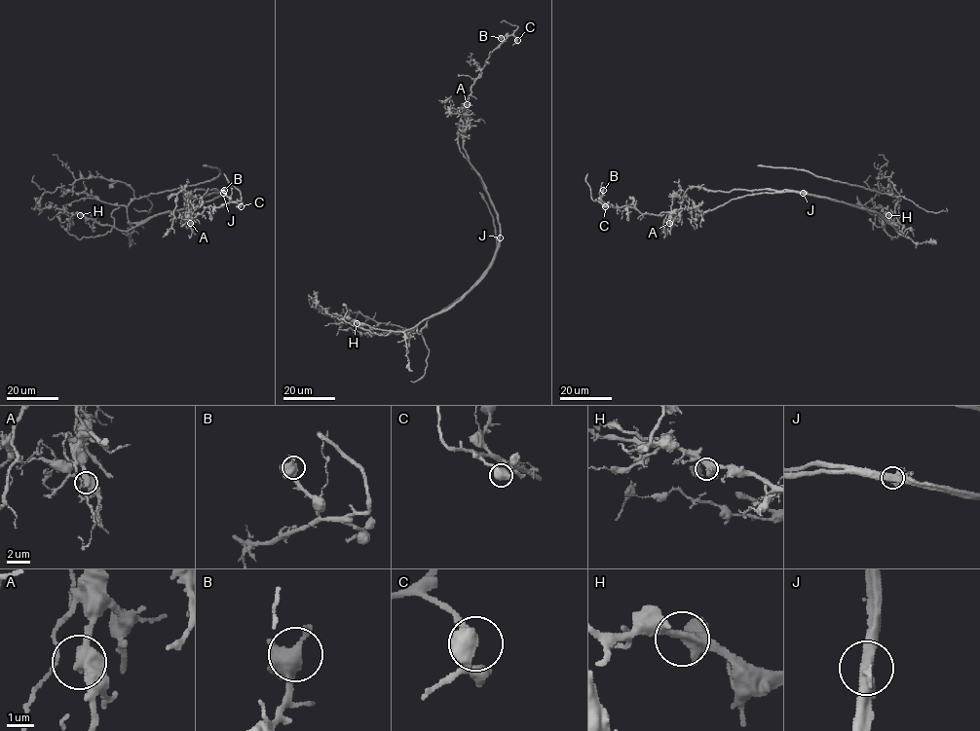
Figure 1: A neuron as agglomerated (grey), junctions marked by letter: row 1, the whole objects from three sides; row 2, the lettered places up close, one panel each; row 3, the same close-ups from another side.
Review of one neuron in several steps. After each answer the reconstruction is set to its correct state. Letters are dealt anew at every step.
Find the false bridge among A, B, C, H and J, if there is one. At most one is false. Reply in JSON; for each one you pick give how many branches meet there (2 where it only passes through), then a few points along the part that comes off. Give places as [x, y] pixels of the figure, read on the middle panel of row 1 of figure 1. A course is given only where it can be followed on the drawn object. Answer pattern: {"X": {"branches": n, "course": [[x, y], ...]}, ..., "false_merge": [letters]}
{"J": {"branches": 2, "course": [[500, 237], [498, 214], [470, 162], [463, 133], [471, 86], [489, 54], [517, 29], [505, 20], [500, 22]]}, "false_merge": ["J"]}

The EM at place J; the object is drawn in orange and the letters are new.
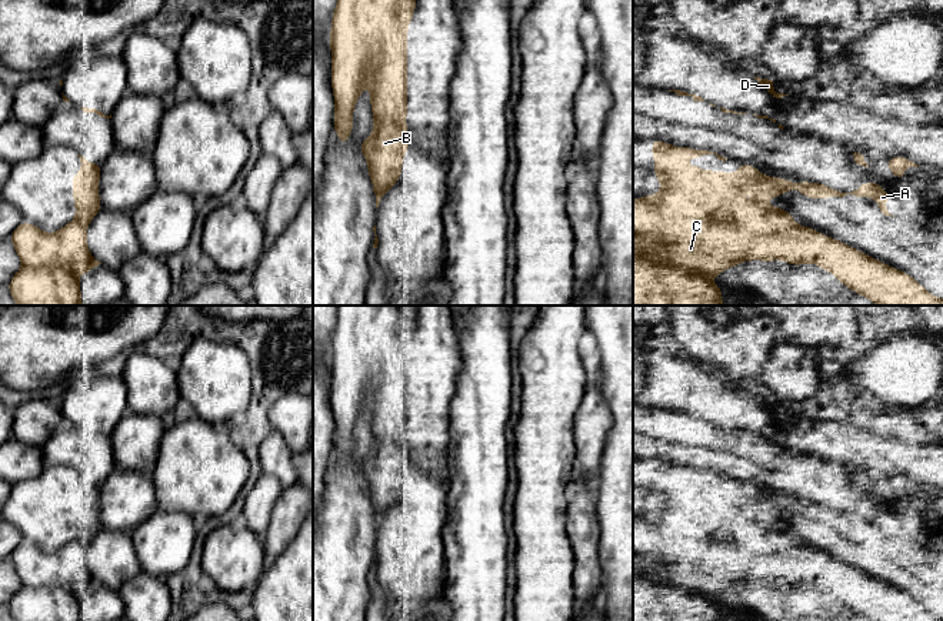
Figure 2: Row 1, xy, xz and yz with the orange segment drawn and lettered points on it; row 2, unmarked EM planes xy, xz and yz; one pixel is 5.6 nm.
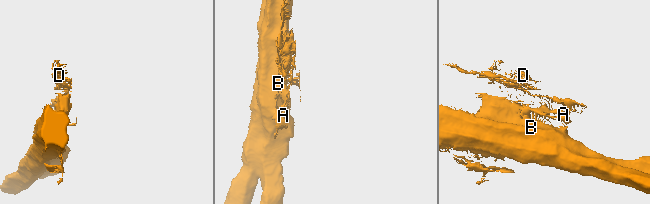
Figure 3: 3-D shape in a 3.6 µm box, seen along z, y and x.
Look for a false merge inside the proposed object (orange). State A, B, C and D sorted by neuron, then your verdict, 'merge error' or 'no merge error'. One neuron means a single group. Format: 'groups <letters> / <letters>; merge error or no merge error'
groups A C D / B; merge error

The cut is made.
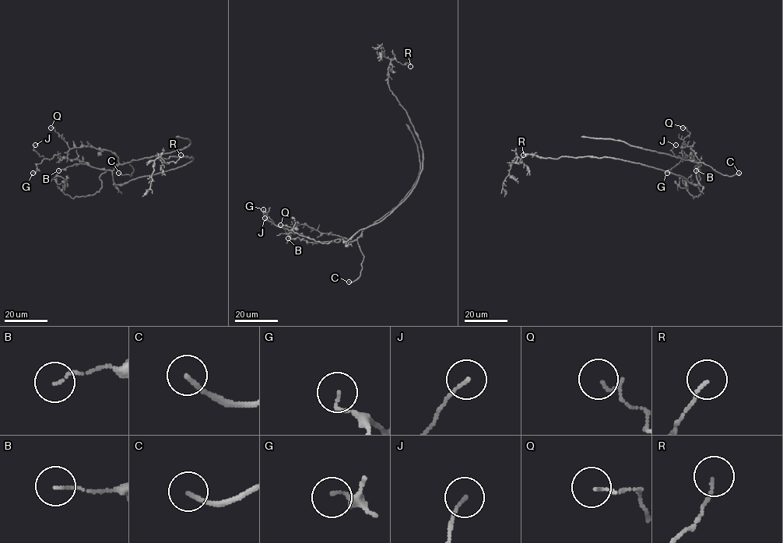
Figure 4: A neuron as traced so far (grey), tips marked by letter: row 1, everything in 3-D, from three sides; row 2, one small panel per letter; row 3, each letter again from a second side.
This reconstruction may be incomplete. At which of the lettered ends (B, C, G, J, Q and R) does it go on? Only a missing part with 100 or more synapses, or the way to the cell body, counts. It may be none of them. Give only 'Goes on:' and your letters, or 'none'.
Goes on: C

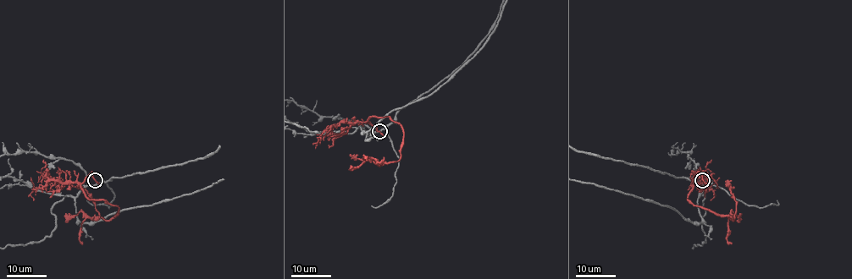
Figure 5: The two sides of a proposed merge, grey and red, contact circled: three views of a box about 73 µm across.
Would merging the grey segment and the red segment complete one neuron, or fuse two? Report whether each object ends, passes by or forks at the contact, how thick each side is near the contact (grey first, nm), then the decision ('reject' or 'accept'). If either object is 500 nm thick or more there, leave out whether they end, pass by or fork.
grey ends there; red passes by; 130 nm thick on the grey side, 200 nm on the other; reject

